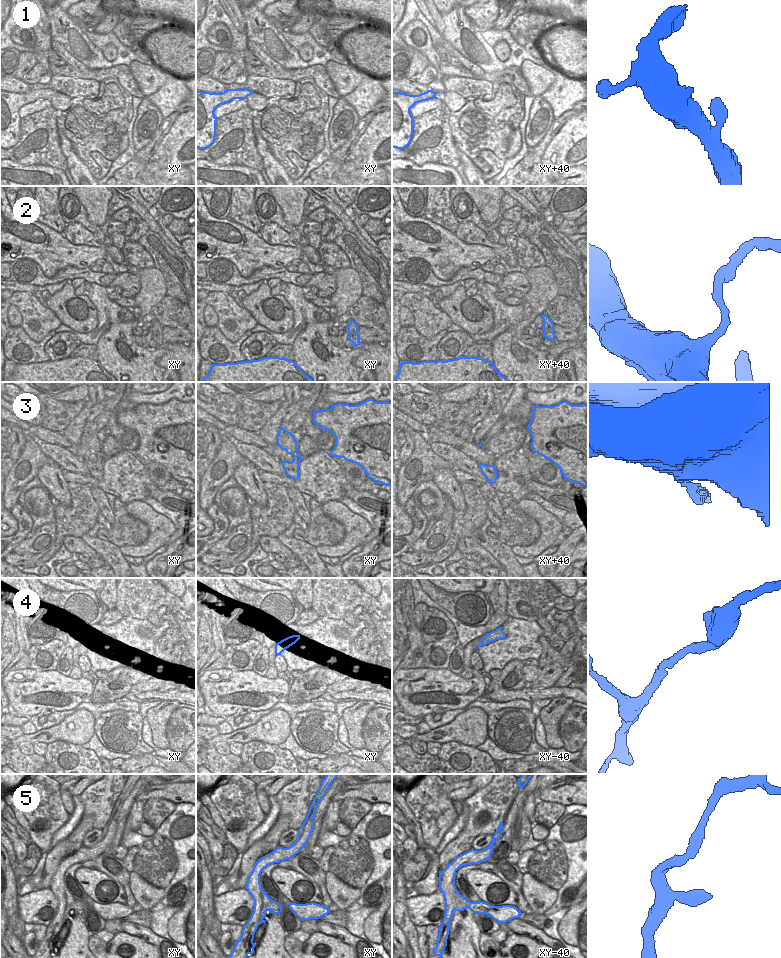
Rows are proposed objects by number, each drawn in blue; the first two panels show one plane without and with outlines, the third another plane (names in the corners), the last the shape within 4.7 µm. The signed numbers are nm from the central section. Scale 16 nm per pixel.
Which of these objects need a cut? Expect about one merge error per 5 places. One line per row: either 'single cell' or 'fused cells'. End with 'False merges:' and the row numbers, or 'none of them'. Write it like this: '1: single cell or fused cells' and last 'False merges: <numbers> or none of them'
1: single cell
2: fused cells
3: fused cells
4: single cell
5: fused cells
False merges: 2, 3, 5

